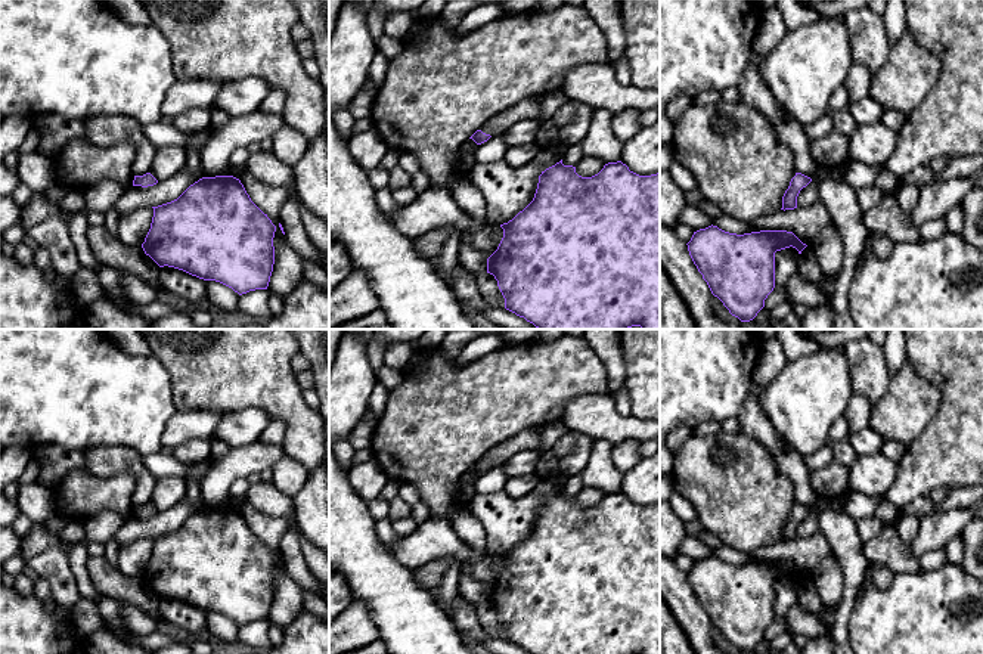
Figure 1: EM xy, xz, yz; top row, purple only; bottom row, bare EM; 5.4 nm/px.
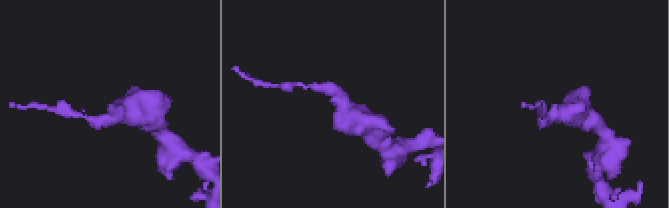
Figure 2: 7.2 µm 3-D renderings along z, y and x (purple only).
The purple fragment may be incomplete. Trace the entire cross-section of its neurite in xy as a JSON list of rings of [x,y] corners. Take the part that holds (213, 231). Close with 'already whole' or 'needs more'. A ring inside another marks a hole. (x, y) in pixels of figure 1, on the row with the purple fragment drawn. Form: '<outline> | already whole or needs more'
[[[202,177],[177,199],[152,208],[151,229],[142,248],[159,267],[168,266],[220,282],[239,295],[267,289],[275,264],[276,226],[251,201],[239,179]]] | already whole

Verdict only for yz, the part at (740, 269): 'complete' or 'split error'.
complete

